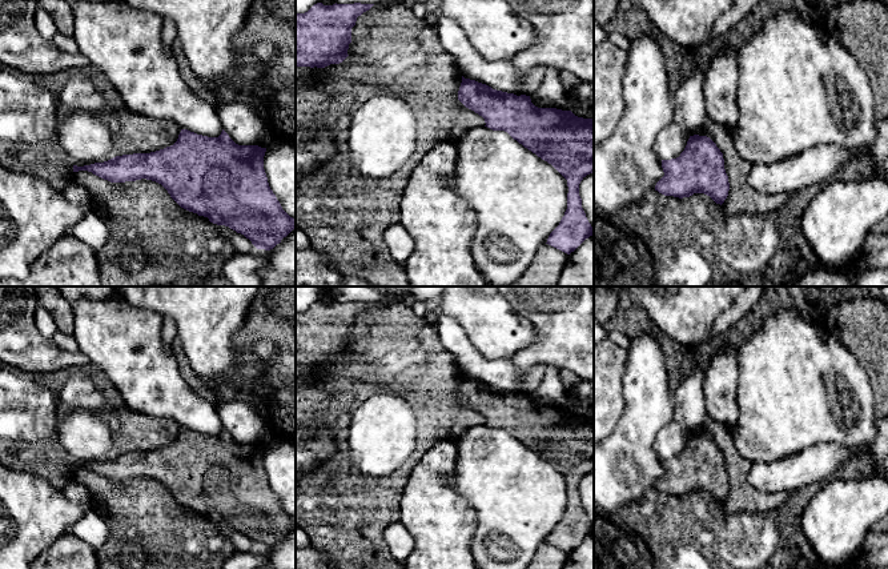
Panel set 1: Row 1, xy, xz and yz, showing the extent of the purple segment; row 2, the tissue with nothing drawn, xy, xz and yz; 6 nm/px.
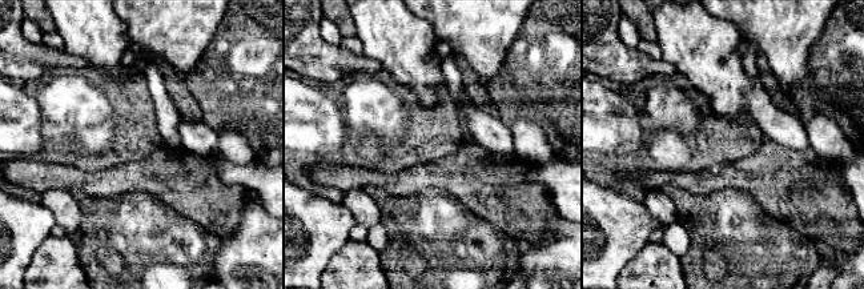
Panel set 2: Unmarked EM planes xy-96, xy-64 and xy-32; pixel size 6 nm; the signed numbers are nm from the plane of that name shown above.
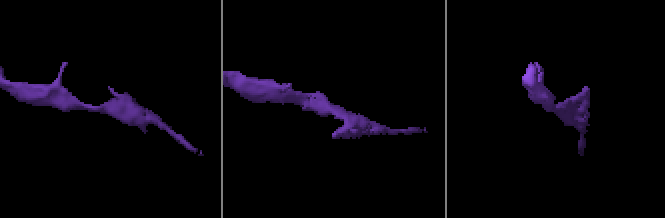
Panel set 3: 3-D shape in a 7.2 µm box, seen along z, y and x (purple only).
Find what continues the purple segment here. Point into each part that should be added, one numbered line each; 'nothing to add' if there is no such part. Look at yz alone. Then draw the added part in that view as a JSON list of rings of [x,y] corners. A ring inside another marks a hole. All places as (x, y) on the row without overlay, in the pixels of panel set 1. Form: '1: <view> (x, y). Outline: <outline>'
nothing to add

